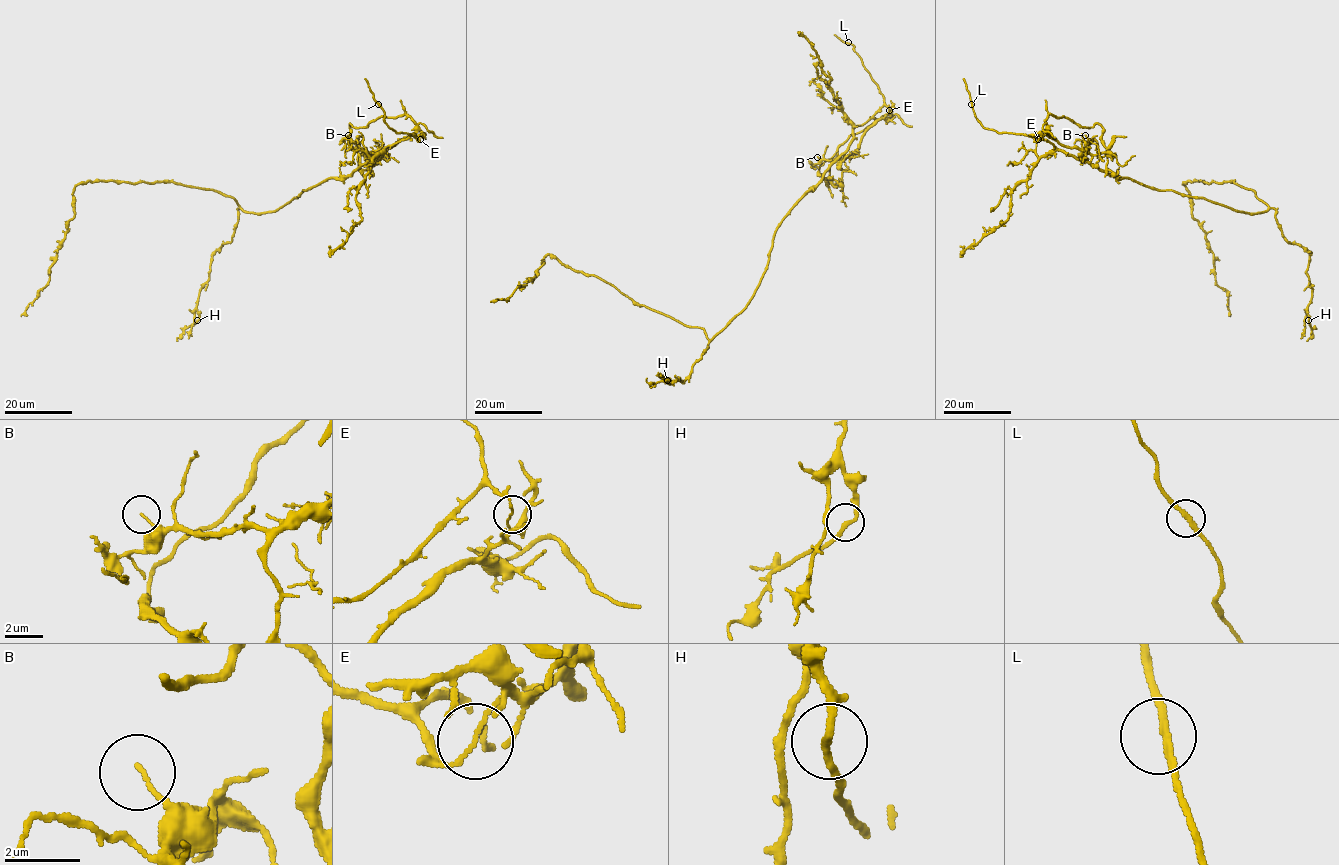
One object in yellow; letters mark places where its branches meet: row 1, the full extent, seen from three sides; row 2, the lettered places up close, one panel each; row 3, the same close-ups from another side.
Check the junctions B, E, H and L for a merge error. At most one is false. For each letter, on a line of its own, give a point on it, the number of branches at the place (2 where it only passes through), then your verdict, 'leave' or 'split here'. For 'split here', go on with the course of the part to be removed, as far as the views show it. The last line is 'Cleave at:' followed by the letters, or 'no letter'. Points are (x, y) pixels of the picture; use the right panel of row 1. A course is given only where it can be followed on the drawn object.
B: place (1085, 135); branches 1; leave
E: place (1038, 139); branches 2; split here; course (1039, 140), (1046, 133), (1050, 114), (1083, 127), (1097, 124), (1103, 129), (1106, 166), (1116, 174), (1118, 170)
H: place (1308, 320); branches 2; leave
L: place (971, 104); branches 2; leave
Cleave at: E

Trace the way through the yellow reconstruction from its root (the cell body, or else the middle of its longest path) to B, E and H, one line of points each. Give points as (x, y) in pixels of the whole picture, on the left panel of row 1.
B: (289, 201), (328, 179), (344, 179), (388, 145), (411, 135), (420, 140), (411, 134), (368, 152), (348, 135)
E: (289, 201), (328, 179), (344, 179), (369, 161), (376, 160), (388, 145), (411, 135), (420, 140)
H: (289, 201), (263, 212), (239, 208), (232, 240), (212, 256), (208, 280), (199, 293), (197, 320)

